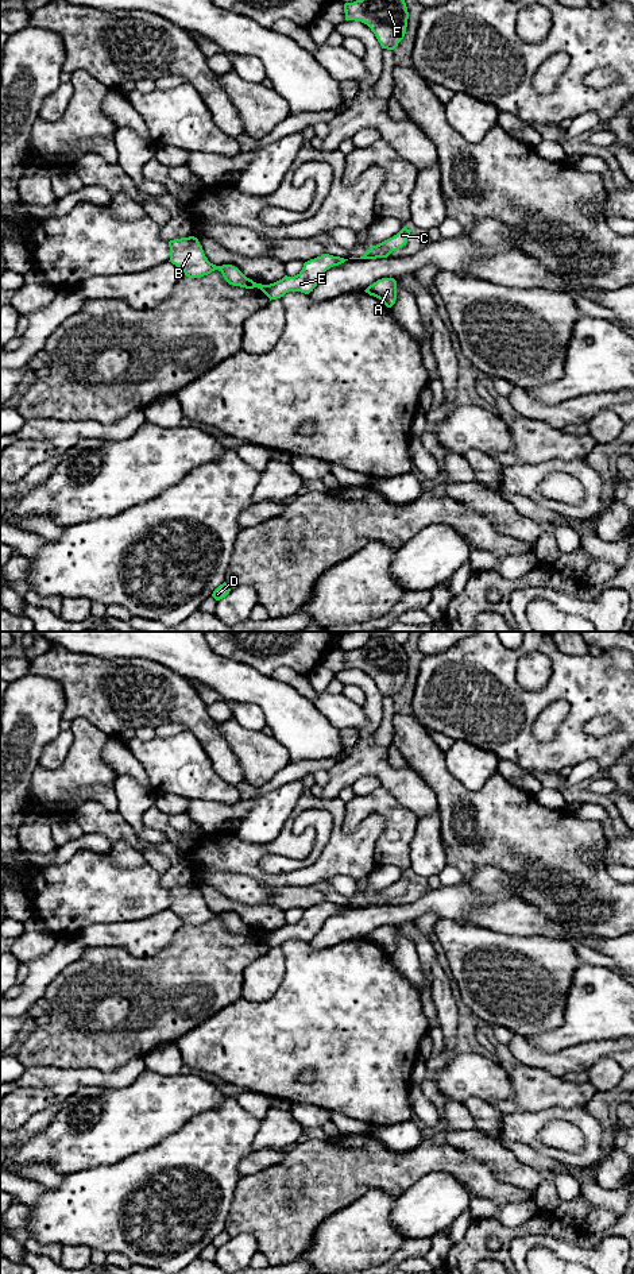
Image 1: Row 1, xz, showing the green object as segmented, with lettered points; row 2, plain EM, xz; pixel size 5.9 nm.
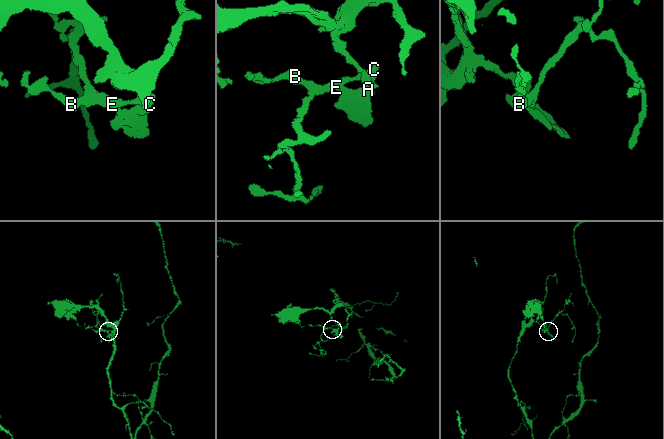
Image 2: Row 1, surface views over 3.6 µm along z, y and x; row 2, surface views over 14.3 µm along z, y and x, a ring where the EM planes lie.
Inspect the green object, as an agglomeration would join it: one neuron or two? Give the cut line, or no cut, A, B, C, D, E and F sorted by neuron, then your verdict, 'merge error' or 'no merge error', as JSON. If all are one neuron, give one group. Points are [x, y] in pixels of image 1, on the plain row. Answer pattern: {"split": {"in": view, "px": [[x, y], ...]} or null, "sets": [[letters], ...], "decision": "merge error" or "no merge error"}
{"split": null, "sets": [["A", "B", "C", "D", "E", "F"]], "decision": "no merge error"}

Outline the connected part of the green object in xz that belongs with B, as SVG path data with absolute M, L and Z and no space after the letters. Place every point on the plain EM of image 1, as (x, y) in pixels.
M194 884L170 888L169 895L169 910L179 915L186 924L201 926L214 918L219 918L229 933L246 937L258 935L270 946L270 949L281 946L289 939L309 942L318 933L326 918L348 908L340 904L322 902L321 904L305 910L302 918L297 923L285 923L274 931L262 933L247 926L232 912L216 914L210 911L204 902L202 893Z

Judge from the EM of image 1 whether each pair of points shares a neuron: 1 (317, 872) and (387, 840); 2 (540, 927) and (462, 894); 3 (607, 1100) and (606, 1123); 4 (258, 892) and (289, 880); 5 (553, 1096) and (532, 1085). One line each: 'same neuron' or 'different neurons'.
1: different neurons
2: same neuron
3: same neuron
4: different neurons
5: same neuron

